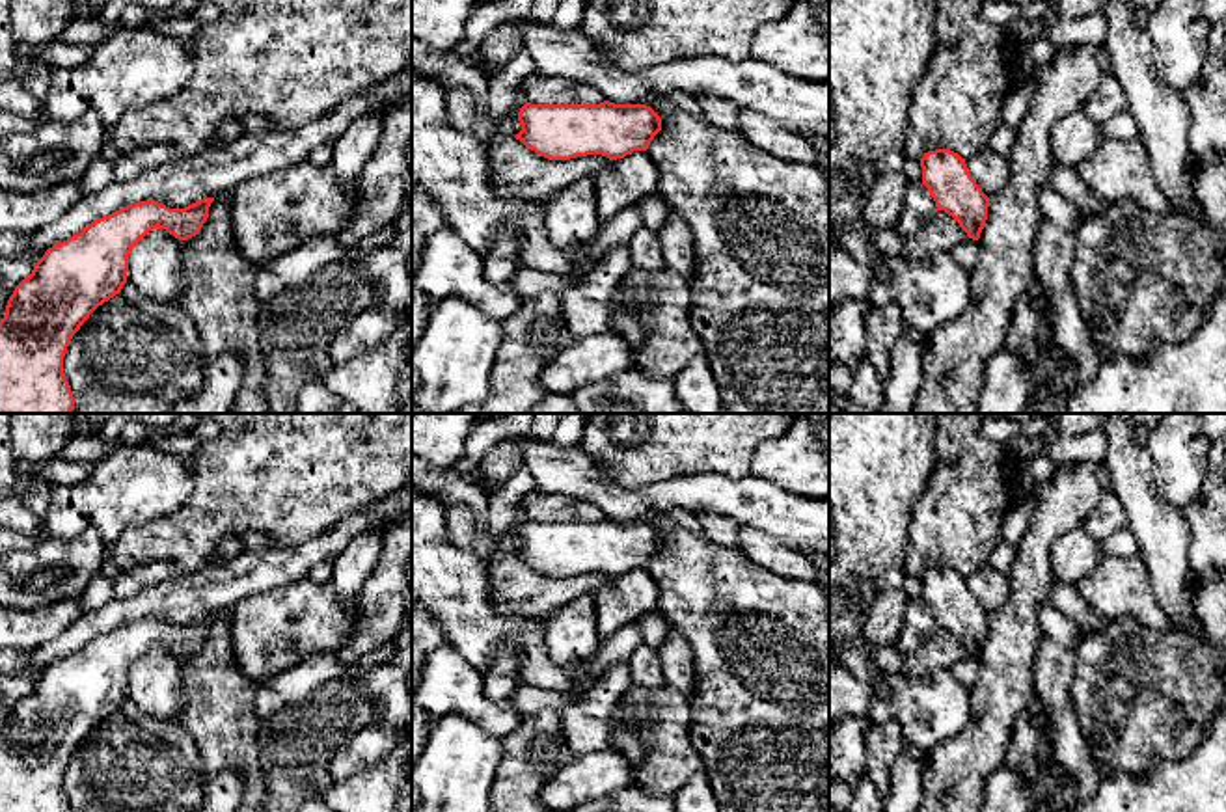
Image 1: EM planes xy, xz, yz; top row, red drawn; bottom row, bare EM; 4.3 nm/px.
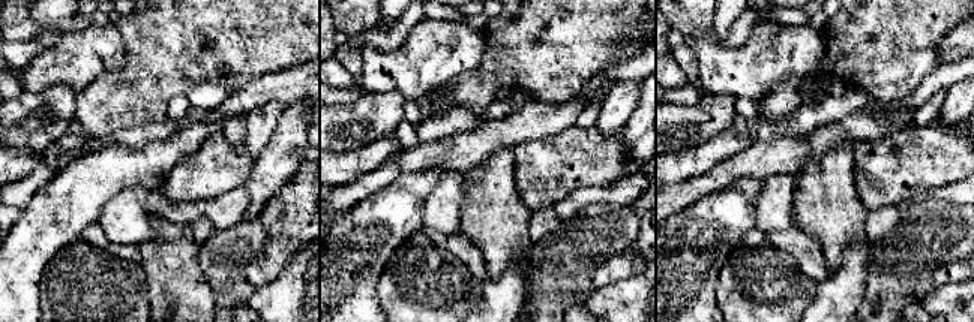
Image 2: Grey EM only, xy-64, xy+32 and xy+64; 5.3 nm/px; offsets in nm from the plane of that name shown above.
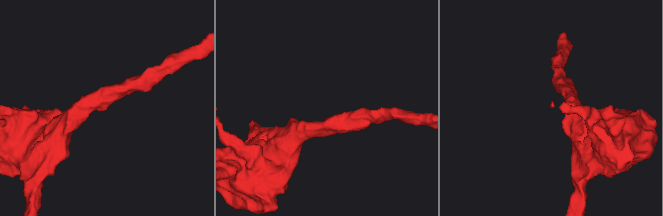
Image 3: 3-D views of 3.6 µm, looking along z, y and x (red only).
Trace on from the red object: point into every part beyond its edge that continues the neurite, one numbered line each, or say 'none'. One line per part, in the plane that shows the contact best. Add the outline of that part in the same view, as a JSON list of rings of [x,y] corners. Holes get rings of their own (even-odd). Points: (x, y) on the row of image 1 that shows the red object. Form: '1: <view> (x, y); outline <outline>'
none

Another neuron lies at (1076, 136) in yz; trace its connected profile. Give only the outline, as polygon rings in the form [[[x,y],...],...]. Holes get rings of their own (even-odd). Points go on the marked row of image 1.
[[[1083,108],[1064,115],[1051,132],[1053,155],[1058,166],[1079,166],[1105,140],[1103,129]]]

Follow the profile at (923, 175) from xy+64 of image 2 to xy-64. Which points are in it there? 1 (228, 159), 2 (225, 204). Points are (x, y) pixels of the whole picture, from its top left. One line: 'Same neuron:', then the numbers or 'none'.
Same neuron: 1

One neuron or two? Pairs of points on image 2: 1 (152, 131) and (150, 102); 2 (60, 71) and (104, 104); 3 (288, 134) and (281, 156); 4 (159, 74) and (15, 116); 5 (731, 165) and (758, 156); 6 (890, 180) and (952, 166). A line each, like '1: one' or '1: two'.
1: two
2: two
3: one
4: two
5: one
6: one

